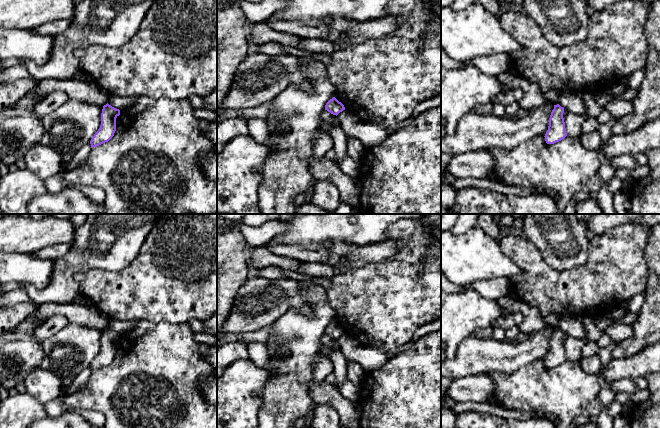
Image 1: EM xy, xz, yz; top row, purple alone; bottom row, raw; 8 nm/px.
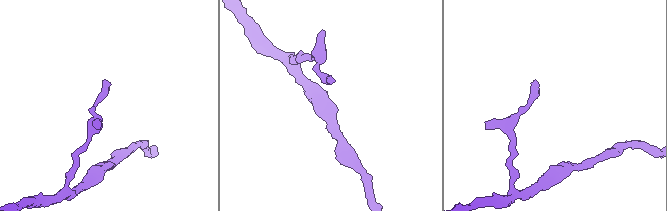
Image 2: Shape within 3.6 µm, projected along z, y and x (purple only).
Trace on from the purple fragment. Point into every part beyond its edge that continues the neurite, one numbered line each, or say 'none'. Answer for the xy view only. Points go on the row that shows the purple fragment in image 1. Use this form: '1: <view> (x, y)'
none

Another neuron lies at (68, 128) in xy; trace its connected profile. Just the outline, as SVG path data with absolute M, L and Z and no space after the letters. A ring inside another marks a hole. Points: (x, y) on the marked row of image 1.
M69 99L55 111L42 118L43 135L40 144L54 148L61 154L75 153L89 143L101 125L102 106Z

